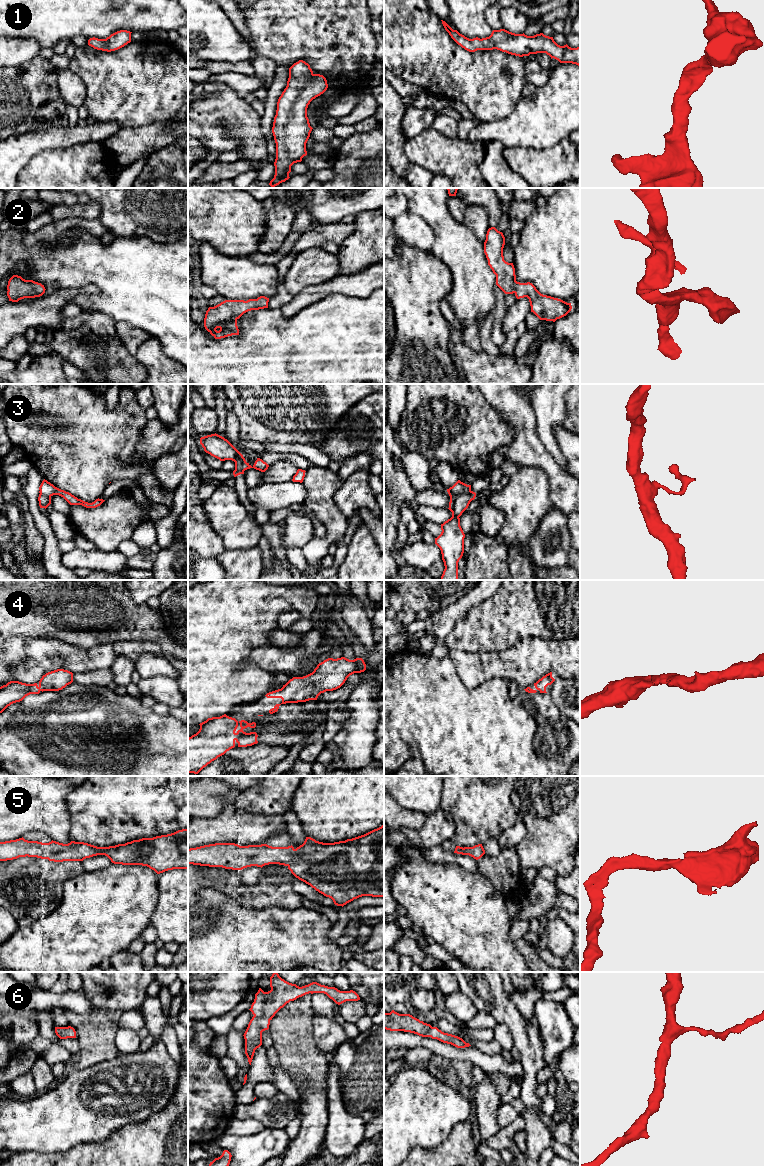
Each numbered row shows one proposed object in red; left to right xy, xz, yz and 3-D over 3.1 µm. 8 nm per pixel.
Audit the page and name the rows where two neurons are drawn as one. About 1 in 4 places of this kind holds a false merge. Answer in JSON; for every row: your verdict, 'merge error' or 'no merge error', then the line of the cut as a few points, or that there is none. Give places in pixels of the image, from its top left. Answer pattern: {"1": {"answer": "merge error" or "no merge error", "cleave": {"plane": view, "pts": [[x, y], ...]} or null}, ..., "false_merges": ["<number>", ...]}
{"1": {"answer": "no merge error", "cleave": null}, "2": {"answer": "no merge error", "cleave": null}, "3": {"answer": "merge error", "cleave": {"plane": "yz", "pts": [[471, 491], [459, 494], [455, 498], [452, 510], [454, 515]]}}, "4": {"answer": "no merge error", "cleave": null}, "5": {"answer": "no merge error", "cleave": null}, "6": {"answer": "no merge error", "cleave": null}, "false_merges": ["3"]}

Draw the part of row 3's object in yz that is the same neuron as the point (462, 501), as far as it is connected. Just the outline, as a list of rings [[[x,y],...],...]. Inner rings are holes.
[[[471,491],[469,494],[460,494],[455,498],[452,513],[458,517],[468,508],[470,502],[474,500],[476,493]]]

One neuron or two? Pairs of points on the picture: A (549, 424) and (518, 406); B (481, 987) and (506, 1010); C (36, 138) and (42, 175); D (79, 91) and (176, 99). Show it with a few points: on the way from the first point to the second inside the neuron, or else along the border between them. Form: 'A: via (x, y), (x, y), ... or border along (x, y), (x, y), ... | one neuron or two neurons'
A: border along (529, 400), (535, 418), (535, 433), (539, 439) | two neurons
B: via (487, 993), (500, 1006) | one neuron
C: border along (62, 148), (39, 152), (23, 169) | two neurons
D: border along (72, 72), (85, 86), (86, 95), (83, 104) | two neurons

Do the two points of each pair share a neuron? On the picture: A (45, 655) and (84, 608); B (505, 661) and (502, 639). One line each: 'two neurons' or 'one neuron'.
A: two neurons
B: two neurons

